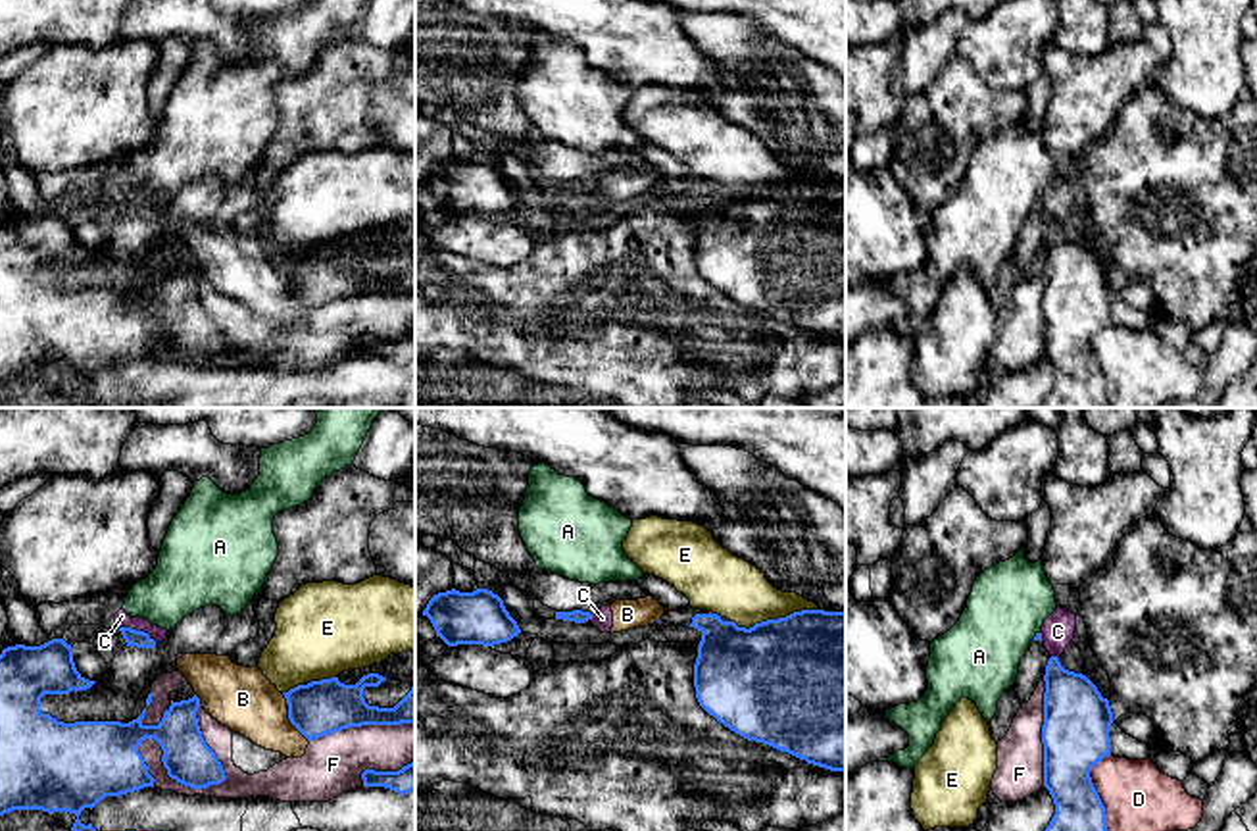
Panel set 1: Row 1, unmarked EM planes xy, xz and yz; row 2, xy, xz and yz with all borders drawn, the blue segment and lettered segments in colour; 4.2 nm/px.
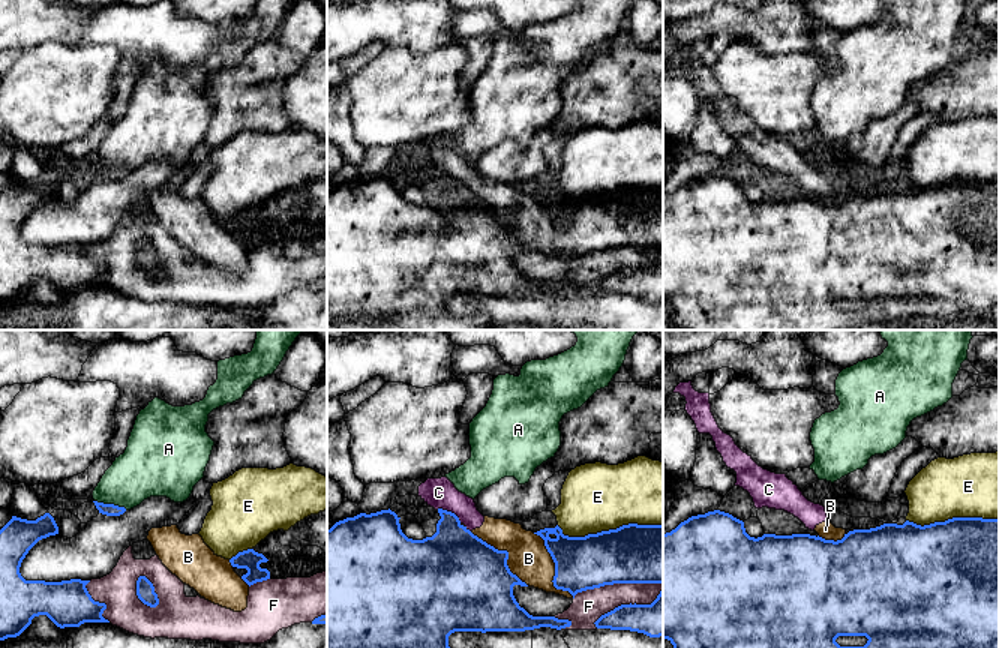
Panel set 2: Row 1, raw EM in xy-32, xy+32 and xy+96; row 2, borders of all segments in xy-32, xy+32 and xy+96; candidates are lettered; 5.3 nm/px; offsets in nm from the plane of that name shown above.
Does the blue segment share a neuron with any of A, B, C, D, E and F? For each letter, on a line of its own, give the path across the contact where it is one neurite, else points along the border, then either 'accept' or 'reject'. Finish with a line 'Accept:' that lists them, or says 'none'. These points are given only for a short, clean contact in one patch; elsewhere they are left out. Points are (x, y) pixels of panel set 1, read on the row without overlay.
A: border along yz (1038, 201), (1033, 208); reject
B: reject
C: border along xy (122, 195), (143, 199), (156, 210); reject
D: reject
E: reject
F: reject
Accept: none

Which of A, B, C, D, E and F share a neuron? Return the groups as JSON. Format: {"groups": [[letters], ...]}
{"groups": [["A"], ["B", "C"], ["D"], ["E"], ["F"]]}

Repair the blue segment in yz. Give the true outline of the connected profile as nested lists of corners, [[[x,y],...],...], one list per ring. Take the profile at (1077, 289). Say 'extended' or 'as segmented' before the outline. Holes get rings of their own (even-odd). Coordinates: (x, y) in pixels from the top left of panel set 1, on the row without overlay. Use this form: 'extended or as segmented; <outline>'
as segmented; [[[1057,225],[1048,229],[1044,250],[1044,356],[1055,373],[1055,383],[1044,400],[1044,408],[1107,408],[1105,375],[1090,340],[1111,323],[1109,298],[1113,281],[1109,269],[1101,265],[1086,244],[1065,239]]]

